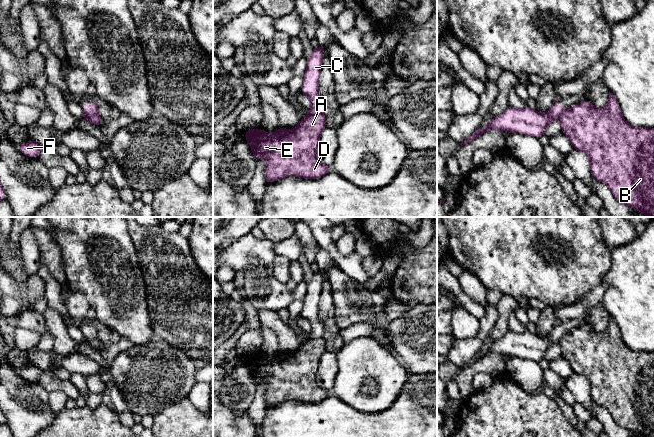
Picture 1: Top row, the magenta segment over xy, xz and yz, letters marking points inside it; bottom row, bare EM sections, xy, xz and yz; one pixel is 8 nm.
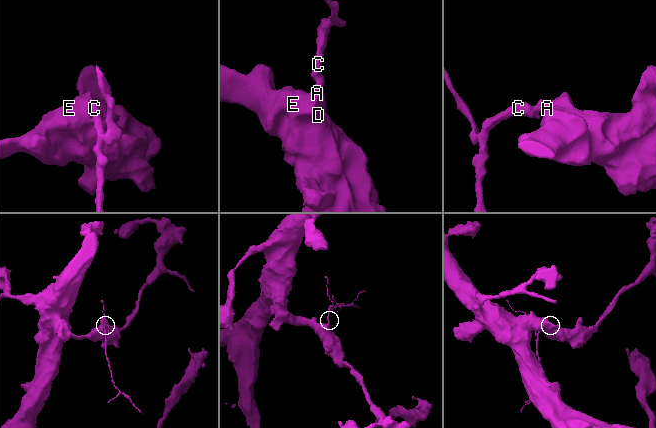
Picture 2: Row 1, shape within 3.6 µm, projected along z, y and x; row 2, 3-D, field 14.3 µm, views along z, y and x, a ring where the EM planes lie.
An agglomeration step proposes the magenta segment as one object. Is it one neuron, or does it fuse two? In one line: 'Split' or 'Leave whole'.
Split

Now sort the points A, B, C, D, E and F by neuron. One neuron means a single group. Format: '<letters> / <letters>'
A B D E F / C

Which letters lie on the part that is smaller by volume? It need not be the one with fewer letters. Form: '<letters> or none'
C

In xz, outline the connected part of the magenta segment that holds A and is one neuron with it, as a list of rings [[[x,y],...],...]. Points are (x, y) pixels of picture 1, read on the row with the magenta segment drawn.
[[[308,114],[292,130],[279,128],[272,134],[263,129],[245,131],[254,157],[265,159],[266,183],[288,176],[306,179],[322,178],[331,172],[317,160],[316,150],[322,130],[326,127],[326,116]]]

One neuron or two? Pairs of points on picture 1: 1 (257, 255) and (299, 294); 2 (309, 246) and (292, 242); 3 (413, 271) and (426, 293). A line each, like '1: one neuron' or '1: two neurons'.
1: one neuron
2: two neurons
3: one neuron

